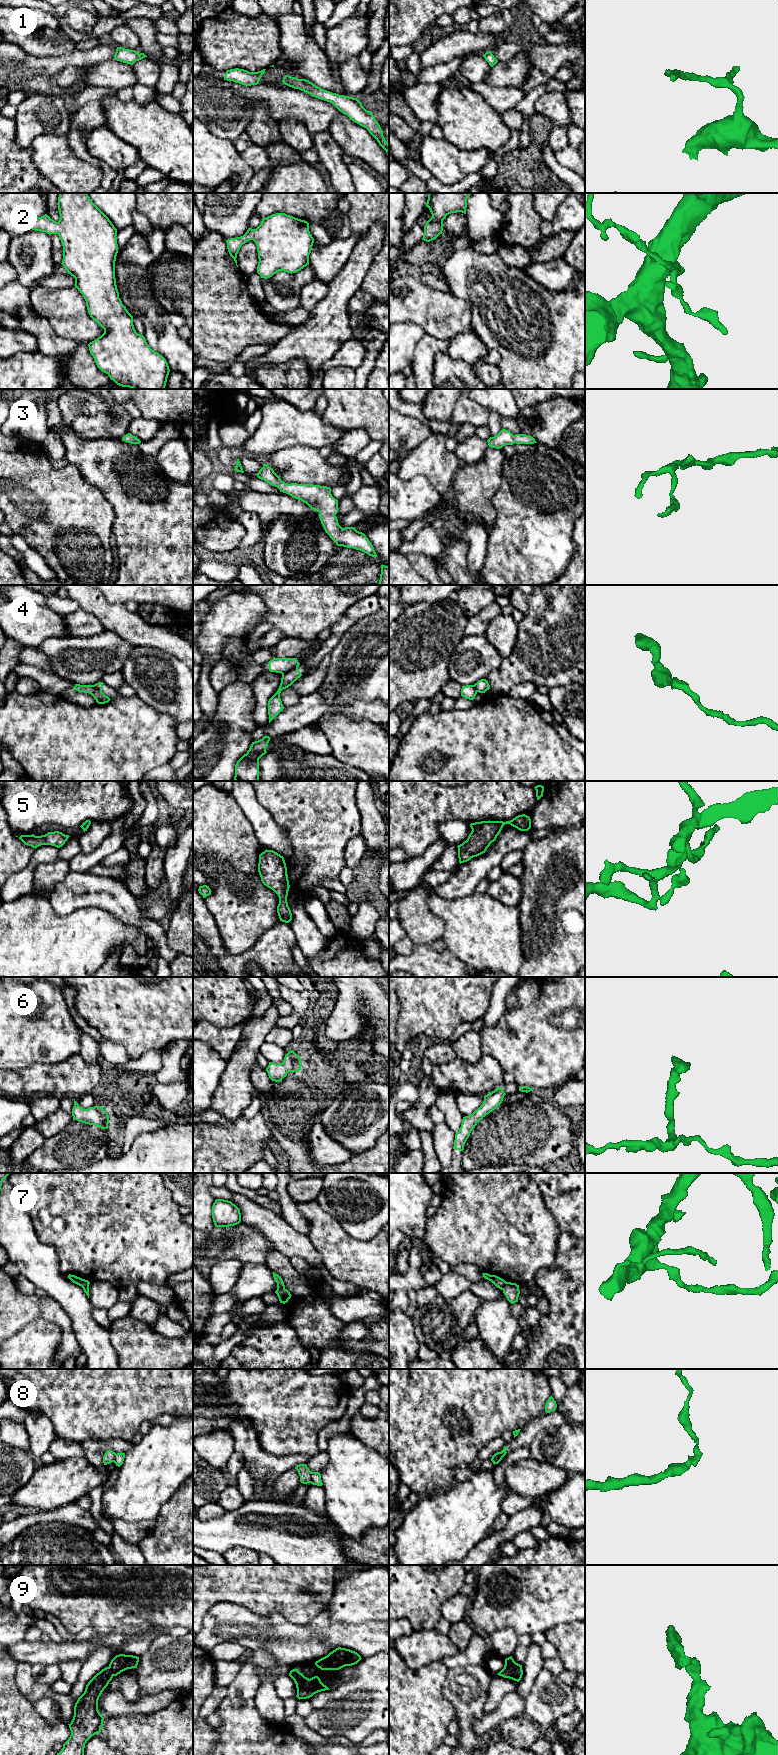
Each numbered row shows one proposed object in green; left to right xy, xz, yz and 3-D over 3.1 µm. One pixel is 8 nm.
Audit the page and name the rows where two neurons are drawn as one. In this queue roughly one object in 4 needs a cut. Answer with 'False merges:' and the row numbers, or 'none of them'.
False merges: 4, 7, 8

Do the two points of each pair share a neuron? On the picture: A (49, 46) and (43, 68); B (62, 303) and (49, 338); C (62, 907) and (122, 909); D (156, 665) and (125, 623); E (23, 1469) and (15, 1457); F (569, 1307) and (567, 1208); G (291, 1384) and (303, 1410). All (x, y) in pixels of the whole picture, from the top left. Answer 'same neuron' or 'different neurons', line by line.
A: different neurons
B: different neurons
C: same neuron
D: different neurons
E: same neuron
F: same neuron
G: same neuron

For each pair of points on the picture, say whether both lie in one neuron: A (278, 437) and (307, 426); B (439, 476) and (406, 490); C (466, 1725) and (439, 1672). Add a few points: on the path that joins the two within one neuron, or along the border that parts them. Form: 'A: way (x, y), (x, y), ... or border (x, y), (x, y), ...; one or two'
A: way (285, 430), (288, 427), (300, 427); one
B: border (405, 479), (422, 474), (440, 496); two
C: border (449, 1669), (443, 1684), (442, 1695), (451, 1703); two

